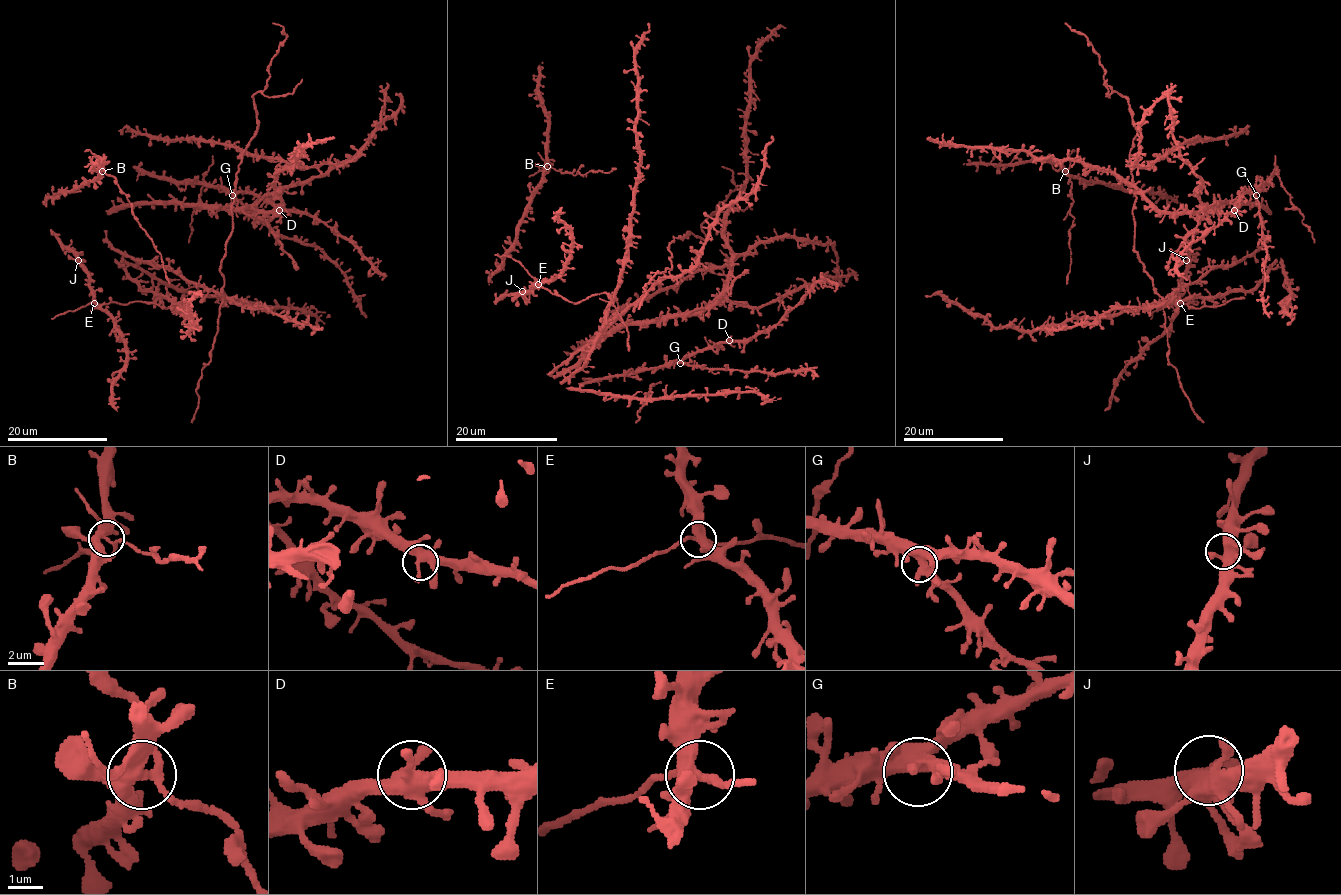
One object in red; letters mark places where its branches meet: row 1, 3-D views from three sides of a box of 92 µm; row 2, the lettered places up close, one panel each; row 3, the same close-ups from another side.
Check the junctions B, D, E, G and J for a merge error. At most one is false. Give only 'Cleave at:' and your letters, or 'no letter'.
Cleave at: B

